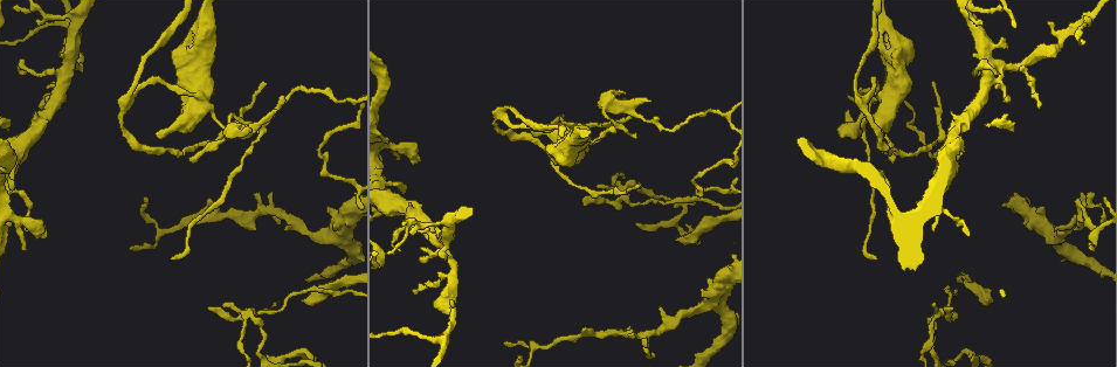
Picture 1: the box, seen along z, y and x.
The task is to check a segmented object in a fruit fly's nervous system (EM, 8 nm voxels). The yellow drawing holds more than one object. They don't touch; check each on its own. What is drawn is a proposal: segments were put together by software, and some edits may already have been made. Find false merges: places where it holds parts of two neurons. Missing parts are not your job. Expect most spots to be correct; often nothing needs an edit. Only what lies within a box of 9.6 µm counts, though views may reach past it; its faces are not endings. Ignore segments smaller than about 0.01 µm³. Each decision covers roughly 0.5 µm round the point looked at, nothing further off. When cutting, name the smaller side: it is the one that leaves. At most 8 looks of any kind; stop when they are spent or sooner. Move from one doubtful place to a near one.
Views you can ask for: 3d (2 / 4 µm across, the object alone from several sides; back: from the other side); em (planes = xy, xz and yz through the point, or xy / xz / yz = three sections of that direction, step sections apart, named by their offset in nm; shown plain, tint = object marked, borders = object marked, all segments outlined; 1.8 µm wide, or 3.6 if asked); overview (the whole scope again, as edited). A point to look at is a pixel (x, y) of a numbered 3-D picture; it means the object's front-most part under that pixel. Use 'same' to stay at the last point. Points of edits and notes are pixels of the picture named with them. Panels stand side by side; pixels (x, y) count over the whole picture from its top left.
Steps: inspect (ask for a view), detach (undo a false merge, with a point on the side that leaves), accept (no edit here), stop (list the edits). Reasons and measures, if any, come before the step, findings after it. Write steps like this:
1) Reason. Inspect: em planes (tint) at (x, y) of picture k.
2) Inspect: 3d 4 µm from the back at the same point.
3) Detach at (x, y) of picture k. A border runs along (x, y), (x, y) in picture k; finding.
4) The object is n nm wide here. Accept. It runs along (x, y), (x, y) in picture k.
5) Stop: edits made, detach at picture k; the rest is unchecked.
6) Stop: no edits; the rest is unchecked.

Sharp bend. Inspect: 3d 2 µm at (439, 244) of picture 1.

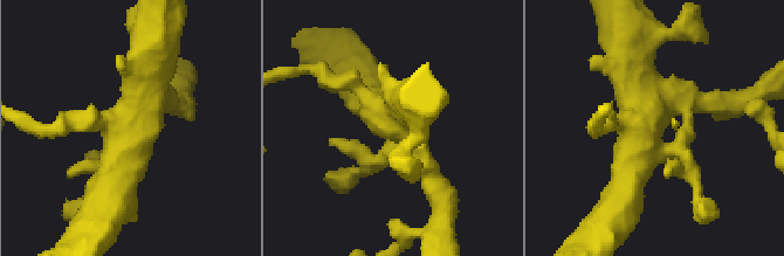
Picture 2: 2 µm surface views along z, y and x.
Inspect: em xy step 4 (tint) at (142, 112) of picture 2.

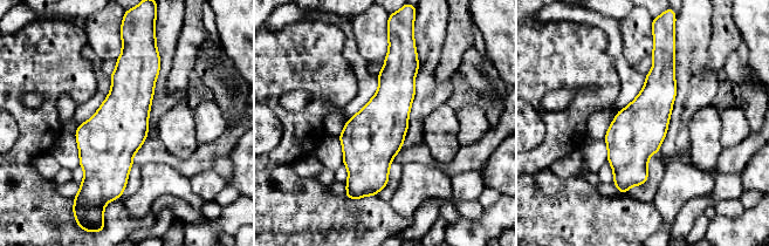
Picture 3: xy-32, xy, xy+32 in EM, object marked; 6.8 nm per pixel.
Another direction. Inspect: em planes (borders) at the same point.

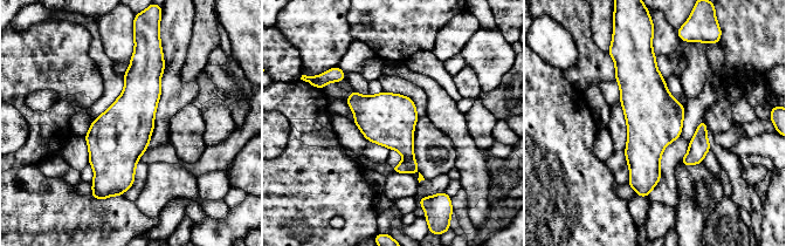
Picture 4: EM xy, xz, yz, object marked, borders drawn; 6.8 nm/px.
Accept. One neuron here.

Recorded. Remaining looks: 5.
Arms run side by side. Inspect: em planes (tint) at (250, 313) of picture 1.

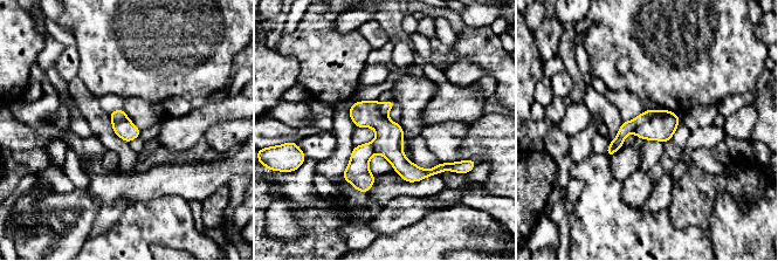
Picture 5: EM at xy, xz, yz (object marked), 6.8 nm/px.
Detach at (662, 125) of picture 5. The part that leaves runs along (352, 110), (412, 172), (445, 166) in picture 5; a second neuron is stuck on.

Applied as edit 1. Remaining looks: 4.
Sudden change in width. Inspect: 3d 4 µm at (888, 107) of picture 1.

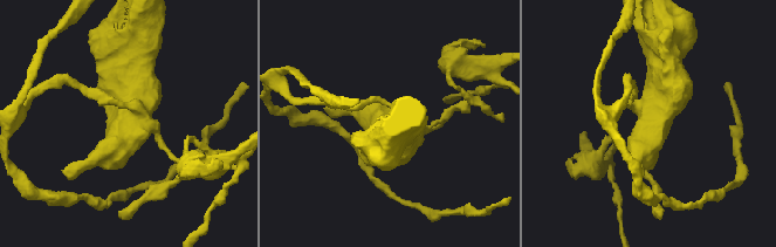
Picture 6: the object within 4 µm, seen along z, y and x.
Now the EM. Inspect: em 3.6 µm planes (plain) at (146, 126) of picture 6.

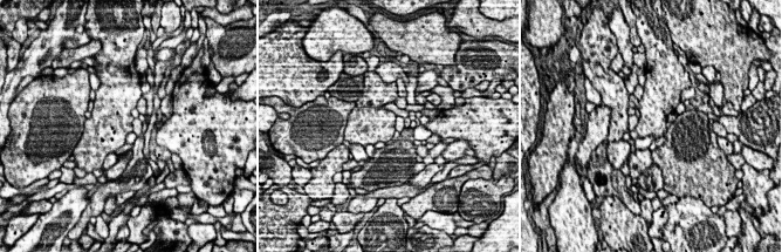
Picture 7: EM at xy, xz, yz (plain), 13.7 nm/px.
With the object marked. Inspect: em 3.6 µm planes (tint) at the same point.

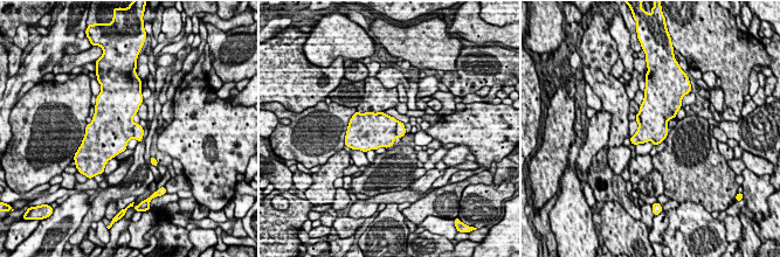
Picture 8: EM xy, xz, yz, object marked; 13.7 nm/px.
Detach at (400, 131) of picture 8. A border runs along (397, 122), (395, 136) in picture 8; two neurons meet here.

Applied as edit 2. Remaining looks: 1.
Stop: edits made, detach at picture 5, detach at picture 8; the rest is unchecked.

